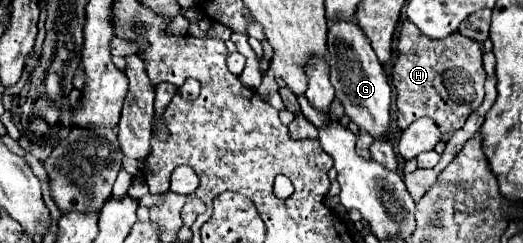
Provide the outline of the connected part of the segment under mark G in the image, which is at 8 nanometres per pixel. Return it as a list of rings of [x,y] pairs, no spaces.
[[[355,20],[329,22],[327,52],[331,64],[331,84],[345,108],[345,114],[359,128],[367,130],[373,138],[387,138],[391,126],[391,116],[389,116],[391,88],[385,70],[369,44],[369,38],[361,32],[361,26]]]

